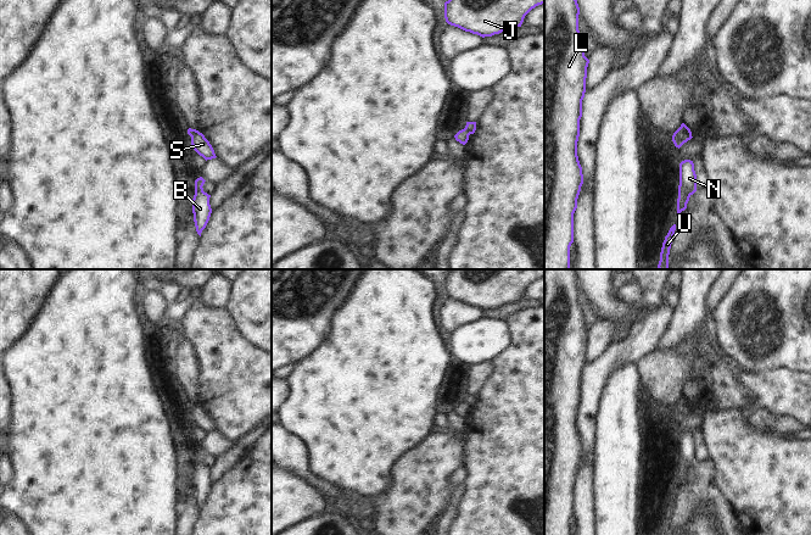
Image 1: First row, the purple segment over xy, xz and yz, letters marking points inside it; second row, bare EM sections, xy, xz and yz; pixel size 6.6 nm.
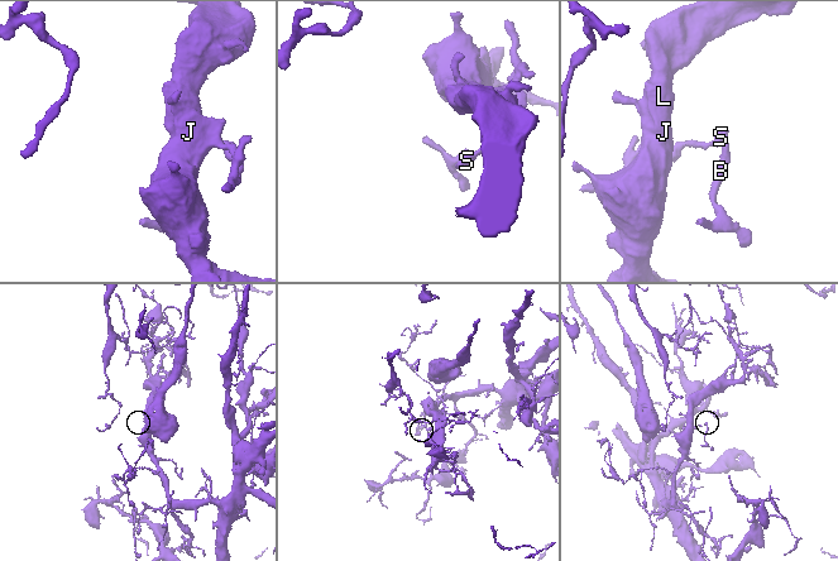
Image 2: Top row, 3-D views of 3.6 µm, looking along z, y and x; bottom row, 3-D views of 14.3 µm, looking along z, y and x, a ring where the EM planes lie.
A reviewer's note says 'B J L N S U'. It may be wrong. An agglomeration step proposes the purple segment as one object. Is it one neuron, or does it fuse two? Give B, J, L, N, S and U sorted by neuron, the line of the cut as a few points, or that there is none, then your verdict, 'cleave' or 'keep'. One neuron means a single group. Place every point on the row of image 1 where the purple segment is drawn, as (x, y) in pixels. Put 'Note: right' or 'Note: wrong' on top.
Note: wrong
B N U / J L S | yz (675, 132), (683, 143) | cleave

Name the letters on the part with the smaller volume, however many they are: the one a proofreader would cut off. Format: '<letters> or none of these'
B, N, U

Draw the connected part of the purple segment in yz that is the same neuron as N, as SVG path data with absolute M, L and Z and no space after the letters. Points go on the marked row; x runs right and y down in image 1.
M684 160L679 163L679 185L677 199L677 213L687 208L689 197L697 191L697 174L694 163L690 160Z

